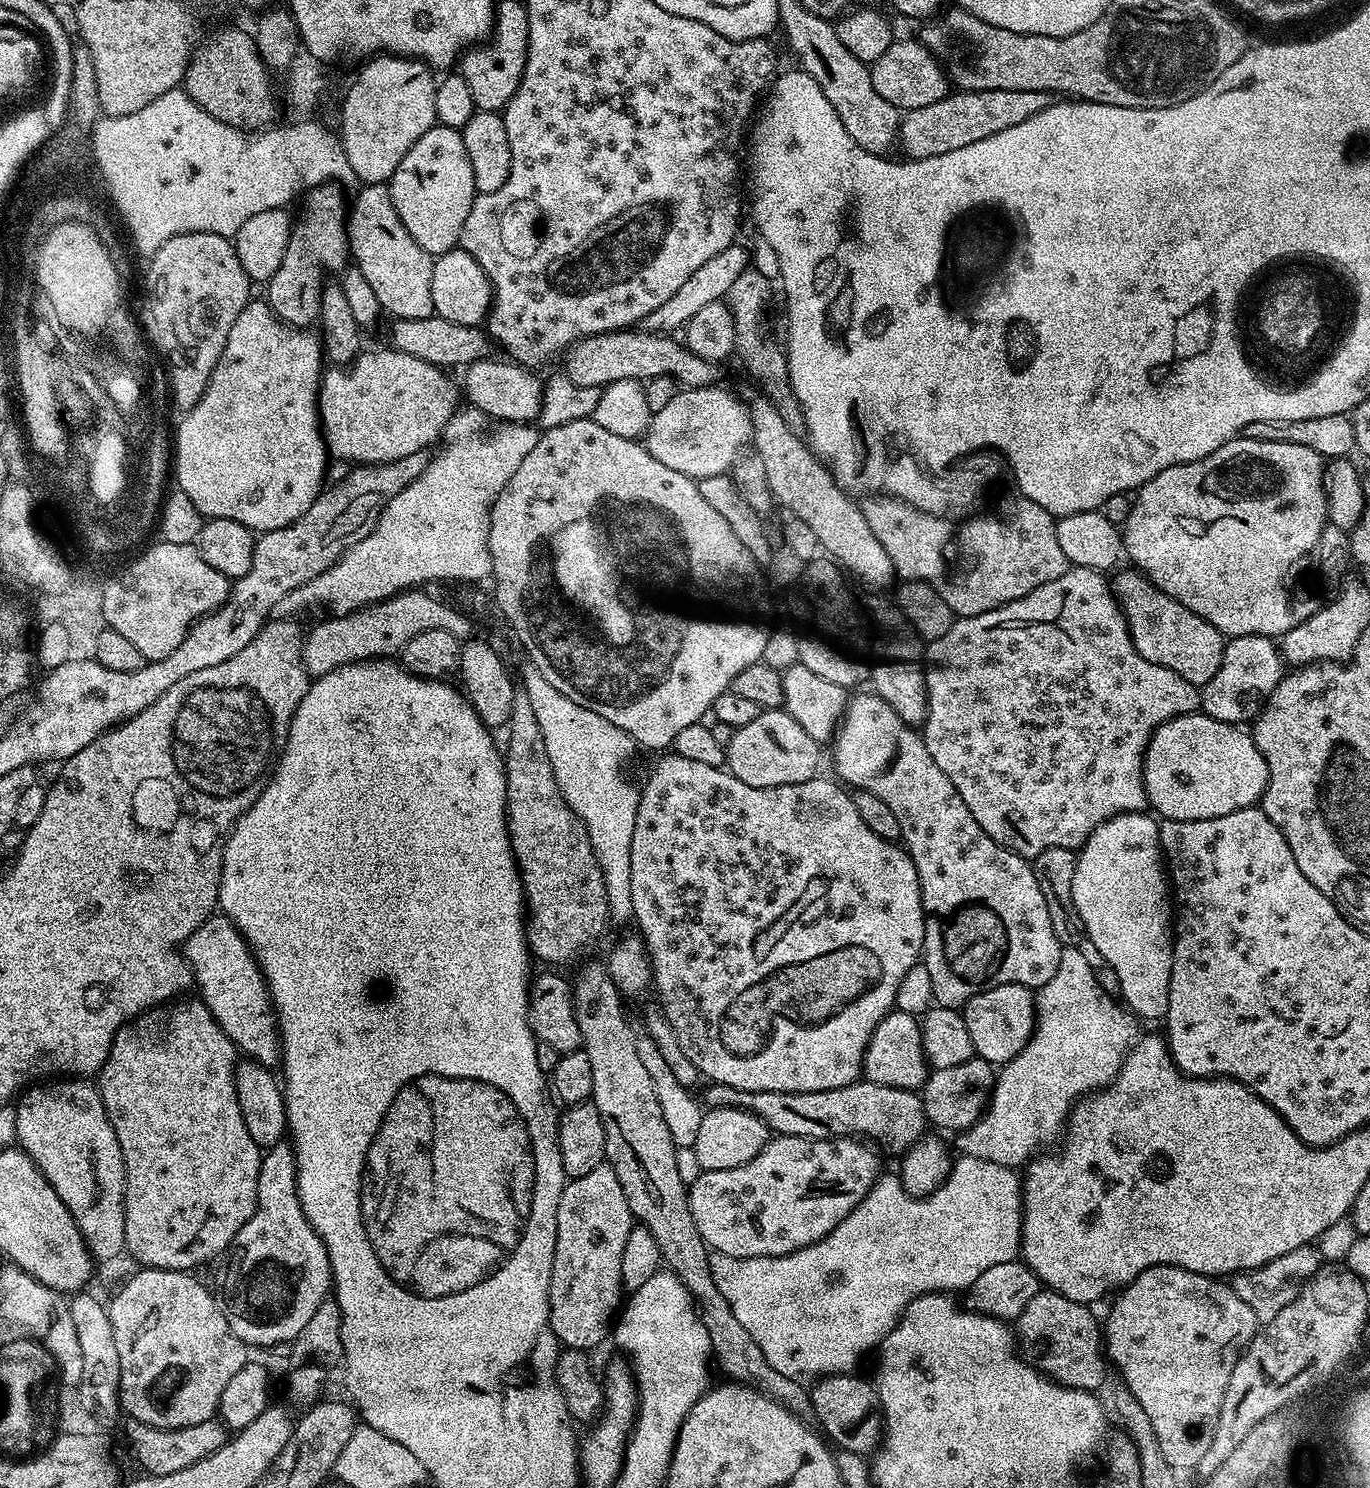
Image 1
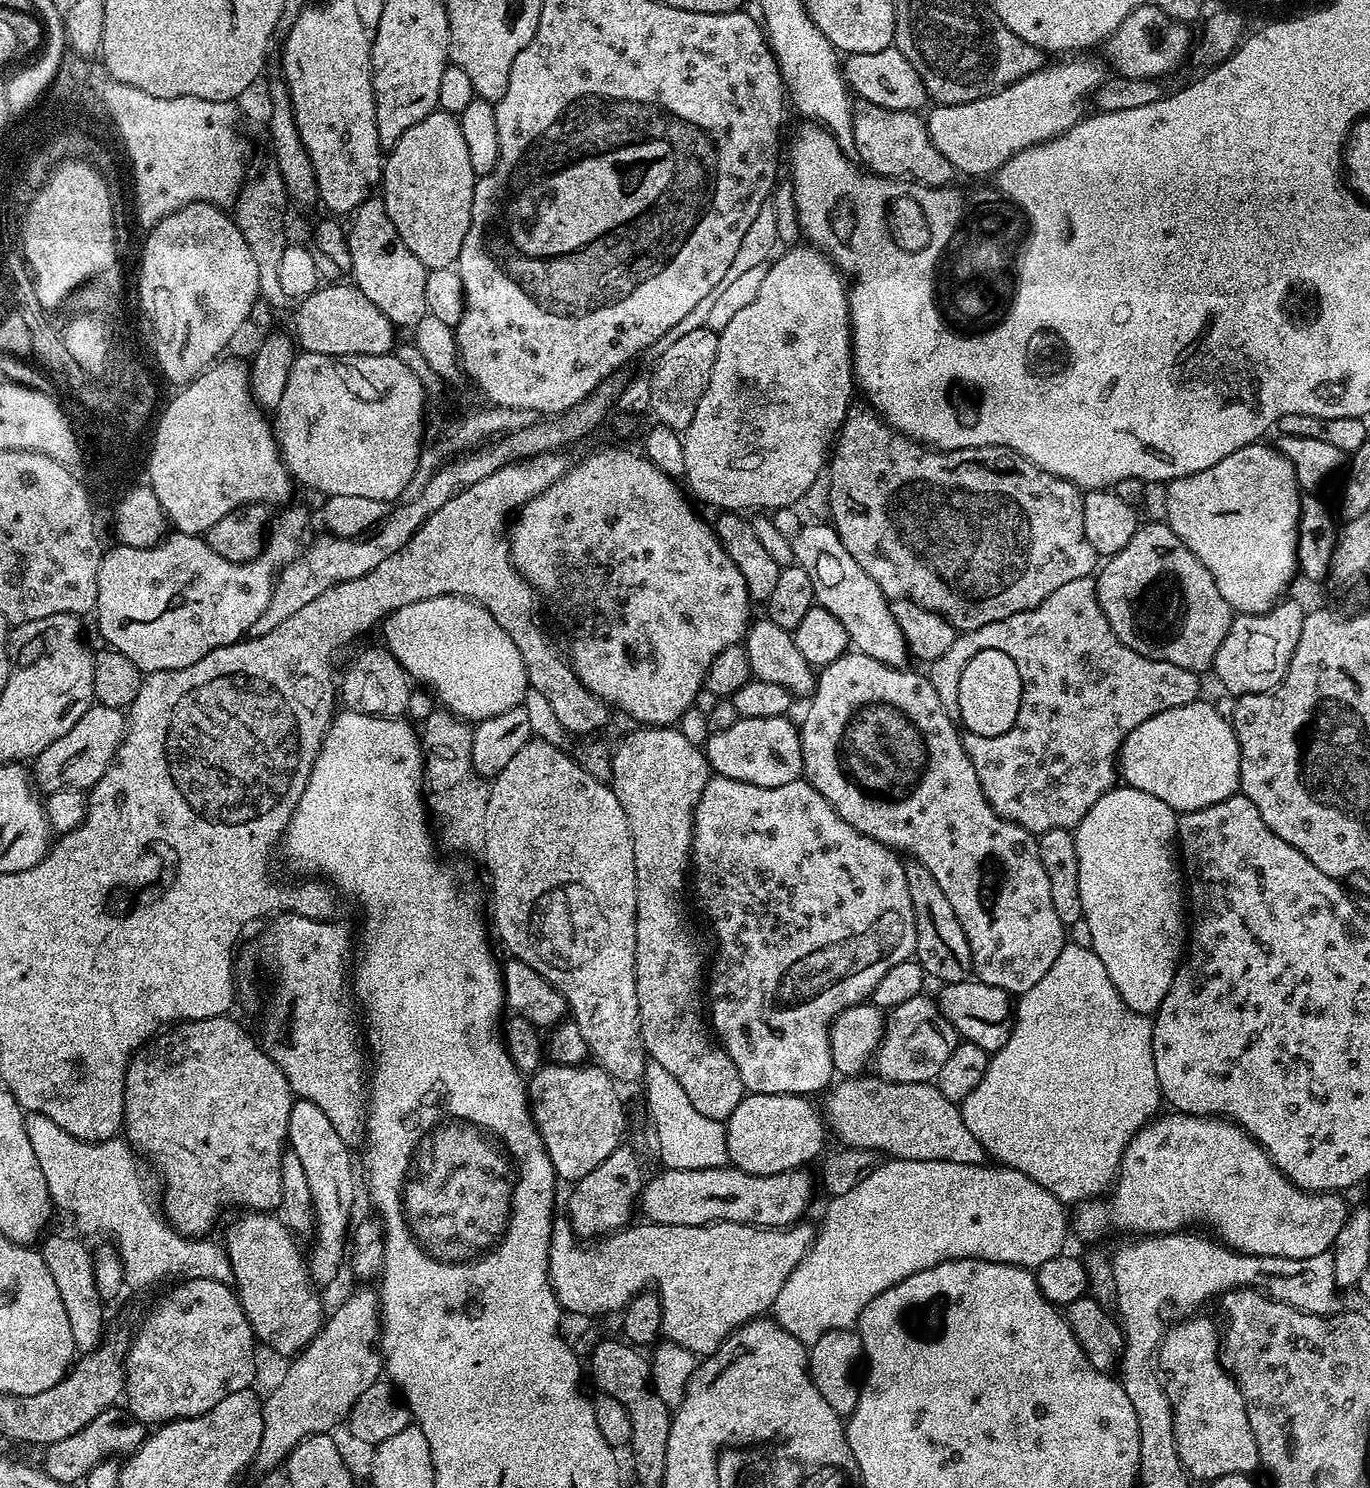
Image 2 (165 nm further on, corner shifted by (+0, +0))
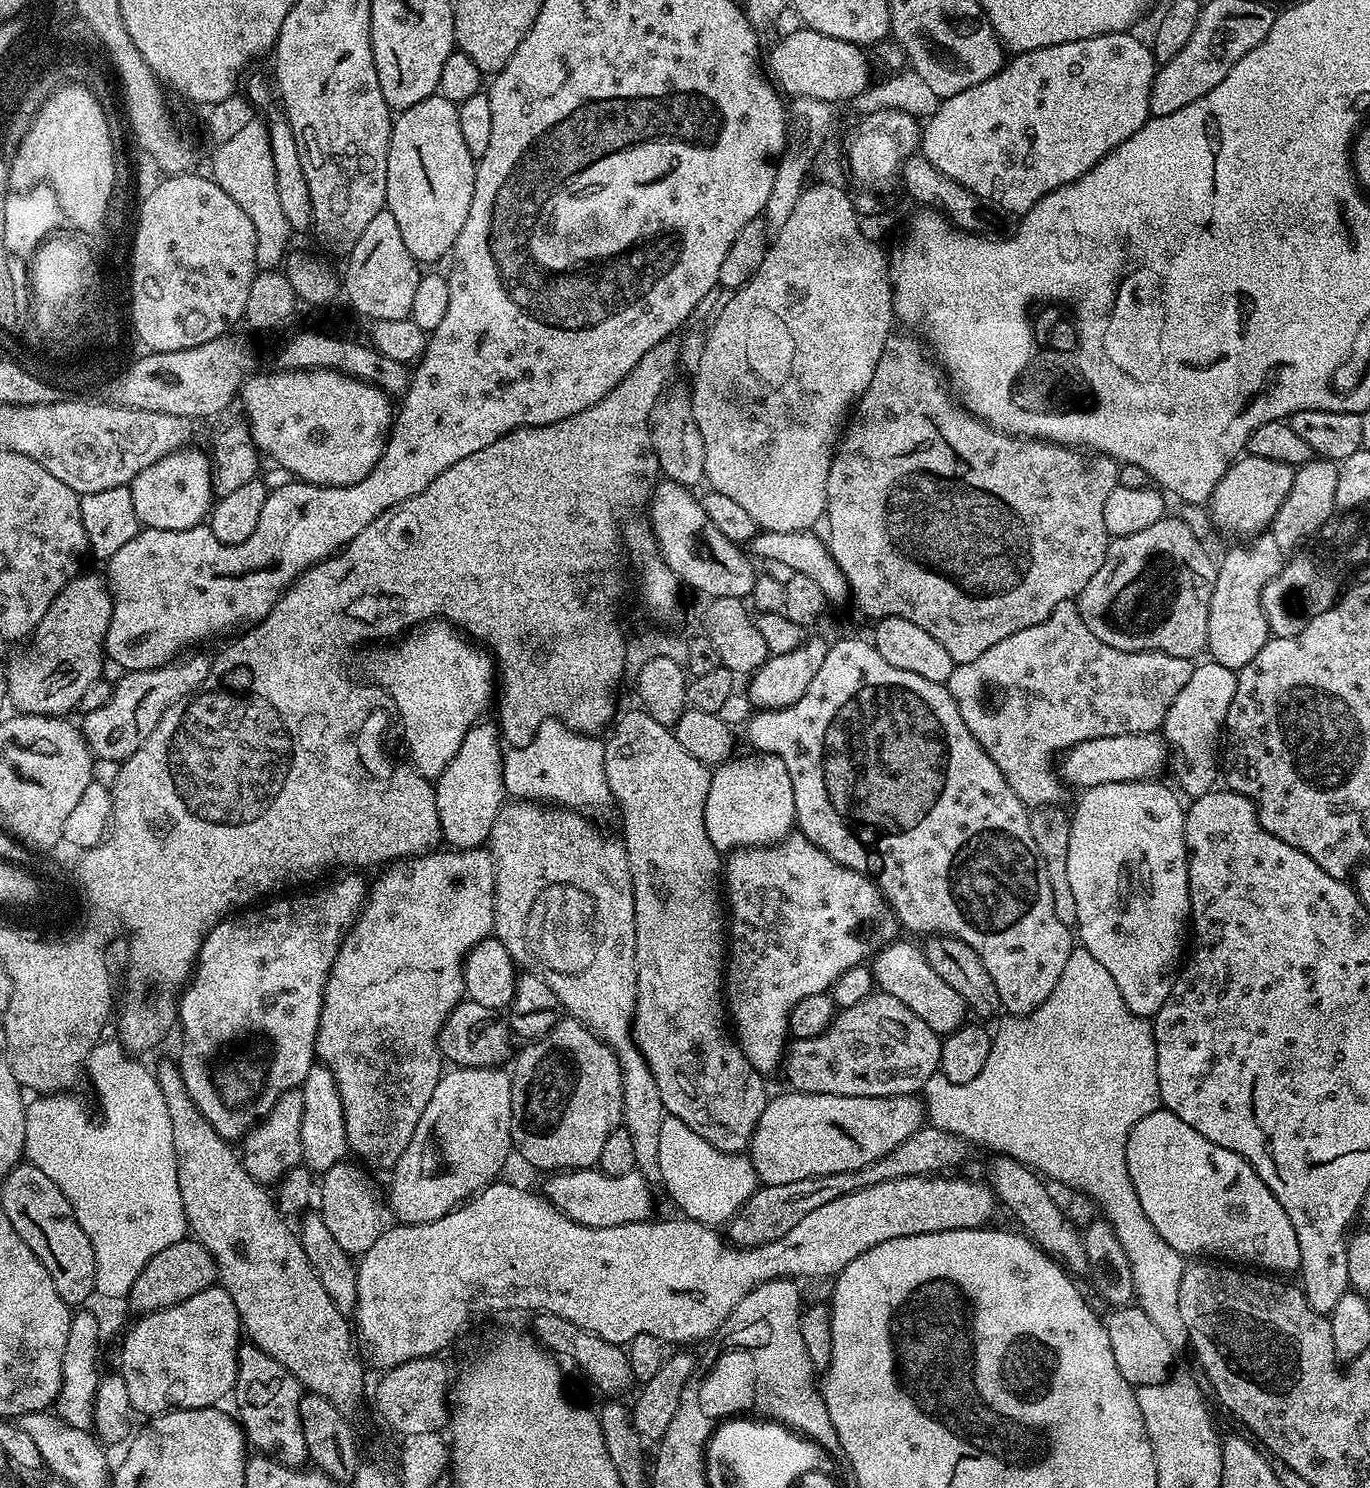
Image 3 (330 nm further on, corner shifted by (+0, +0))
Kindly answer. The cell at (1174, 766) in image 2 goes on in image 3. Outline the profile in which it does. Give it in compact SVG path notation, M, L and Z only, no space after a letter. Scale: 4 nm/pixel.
M1159 731L1103 736L1075 744L1063 753L1058 772L1065 785L1077 784L1080 790L1127 780L1156 780L1170 760L1168 741Z

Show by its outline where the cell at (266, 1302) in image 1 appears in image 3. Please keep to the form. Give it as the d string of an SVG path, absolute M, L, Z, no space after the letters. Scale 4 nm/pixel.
M316 1062L306 1074L304 1083L299 1087L302 1094L302 1150L303 1163L313 1173L323 1174L336 1163L349 1155L346 1138L346 1122L342 1098L338 1094L336 1079L326 1065Z

